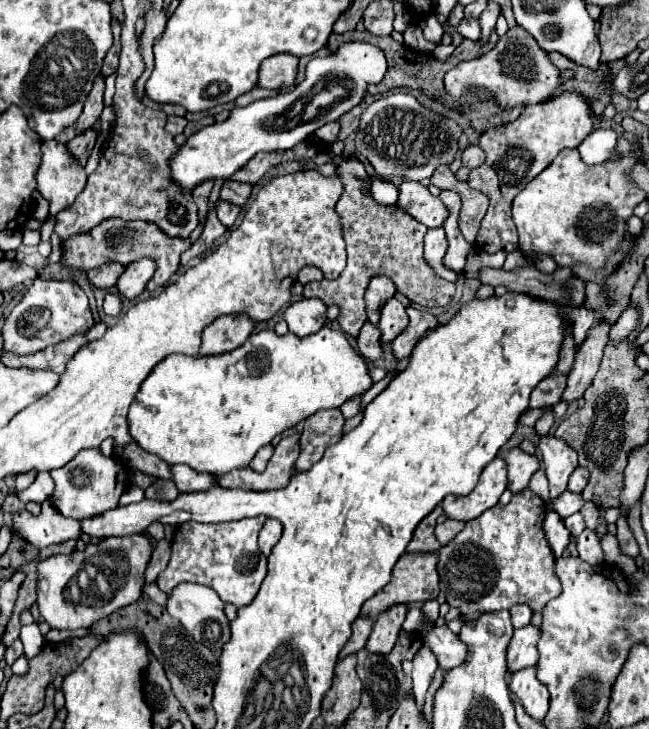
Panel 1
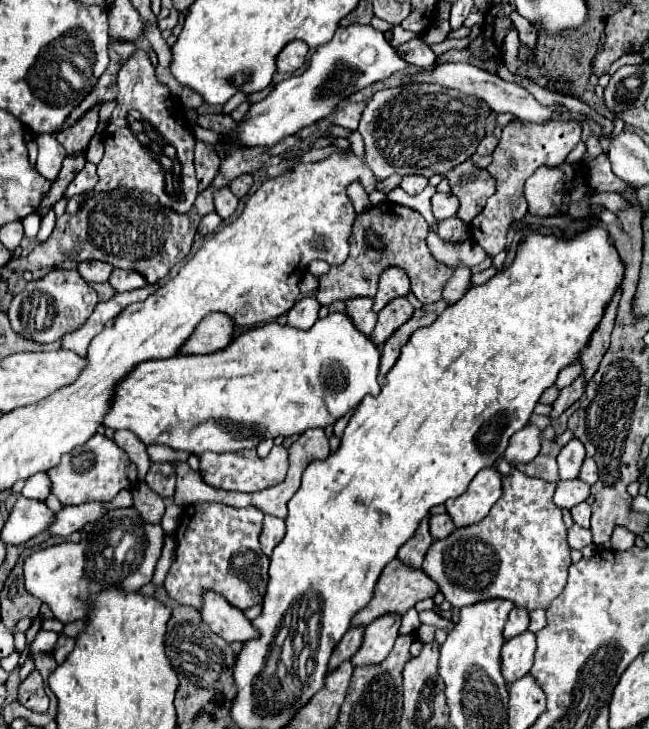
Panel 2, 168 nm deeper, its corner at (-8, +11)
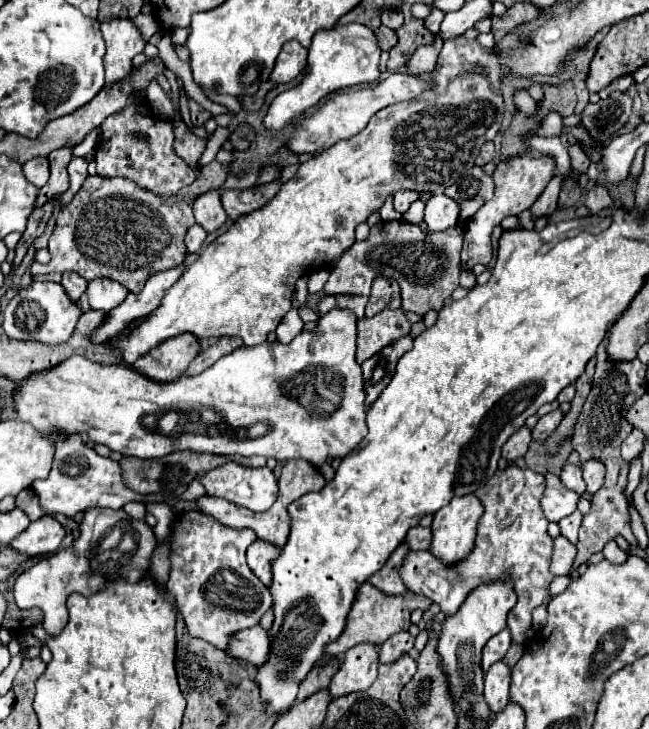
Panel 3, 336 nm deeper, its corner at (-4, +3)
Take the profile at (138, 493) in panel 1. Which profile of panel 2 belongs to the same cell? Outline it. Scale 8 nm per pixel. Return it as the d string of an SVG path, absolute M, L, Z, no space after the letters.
M125 489L125 491L121 491L113 501L109 501L107 505L111 505L111 509L113 507L131 507L133 505L133 493L131 493L131 489Z

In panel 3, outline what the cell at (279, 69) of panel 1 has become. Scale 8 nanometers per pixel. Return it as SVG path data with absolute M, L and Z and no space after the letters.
M287 41L277 55L275 69L271 73L271 81L289 83L293 81L307 65L307 49L297 41Z

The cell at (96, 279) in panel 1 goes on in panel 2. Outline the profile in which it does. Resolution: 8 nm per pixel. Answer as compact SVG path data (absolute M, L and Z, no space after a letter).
M85 261L85 263L79 263L77 271L81 273L81 277L87 283L101 283L101 281L109 279L113 265L105 263L105 261Z

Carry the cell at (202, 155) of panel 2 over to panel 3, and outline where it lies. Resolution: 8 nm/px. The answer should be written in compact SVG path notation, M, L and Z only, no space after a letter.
M181 119L173 121L173 133L175 133L175 143L173 143L175 153L179 157L183 157L183 161L187 161L187 165L191 165L191 169L199 171L197 159L205 151L205 143L207 141L201 139L201 137L195 137Z

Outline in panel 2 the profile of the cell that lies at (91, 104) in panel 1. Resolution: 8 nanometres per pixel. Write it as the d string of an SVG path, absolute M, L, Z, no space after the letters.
M101 103L93 105L75 125L61 129L55 137L57 141L65 147L65 151L71 153L79 153L79 149L85 149L91 141L91 137L95 135L95 127L97 127L97 119L99 119L99 109Z

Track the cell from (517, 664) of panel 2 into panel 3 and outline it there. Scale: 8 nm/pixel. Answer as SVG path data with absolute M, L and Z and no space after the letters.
M503 661L491 665L491 669L485 673L483 697L491 713L503 711L505 705L509 703L509 693L507 693L509 681L511 681L511 669Z

